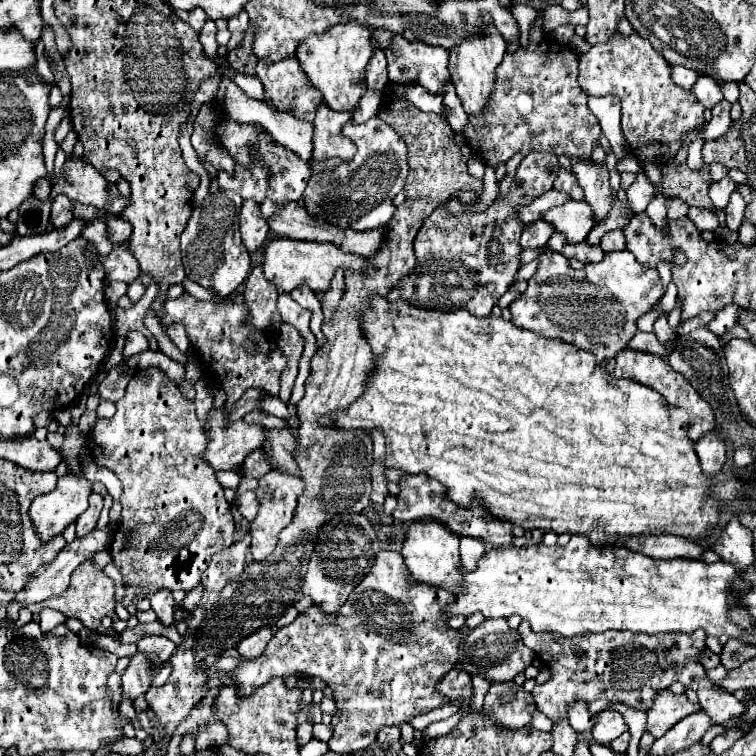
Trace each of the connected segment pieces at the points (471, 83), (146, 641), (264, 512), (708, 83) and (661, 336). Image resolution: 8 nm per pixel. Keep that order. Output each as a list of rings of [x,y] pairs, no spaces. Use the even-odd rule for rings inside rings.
[[[488,30],[488,34],[480,38],[468,38],[460,46],[456,46],[456,50],[450,50],[452,82],[468,116],[480,116],[484,110],[488,110],[490,94],[496,82],[496,66],[502,62],[504,54],[506,42],[504,38],[500,38],[500,34],[492,34],[492,30]]]
[[[150,634],[142,636],[136,646],[140,652],[146,652],[152,658],[152,662],[166,662],[178,650],[178,646],[170,638]]]
[[[272,470],[260,478],[260,484],[256,488],[256,496],[260,498],[260,510],[254,522],[250,524],[250,530],[252,530],[250,552],[256,562],[262,562],[264,556],[270,556],[270,552],[276,548],[278,532],[292,522],[294,510],[302,492],[304,492],[304,482],[300,478],[292,478],[290,474],[280,474],[278,470]]]
[[[700,76],[698,82],[692,86],[692,94],[706,108],[712,108],[714,104],[718,104],[722,100],[722,92],[720,92],[718,84],[712,78],[704,78],[704,76]]]
[[[662,314],[662,316],[658,316],[658,320],[654,322],[654,334],[658,336],[658,340],[660,342],[666,342],[668,338],[672,338],[672,330],[670,330],[670,326],[668,326],[668,314]]]

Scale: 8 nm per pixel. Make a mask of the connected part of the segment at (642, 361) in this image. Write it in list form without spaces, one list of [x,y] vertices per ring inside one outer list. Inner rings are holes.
[[[624,348],[616,354],[616,368],[614,368],[614,376],[622,376],[622,378],[630,378],[630,380],[636,380],[656,392],[660,392],[672,406],[678,406],[678,408],[684,408],[690,416],[688,420],[688,438],[690,440],[698,440],[702,438],[704,434],[712,432],[714,430],[714,418],[712,418],[712,408],[708,406],[708,402],[704,402],[696,390],[692,390],[690,382],[676,370],[672,370],[672,366],[668,364],[666,358],[660,358],[660,356],[654,356],[654,354],[648,354],[648,352],[640,352],[640,350],[630,350],[630,348]]]

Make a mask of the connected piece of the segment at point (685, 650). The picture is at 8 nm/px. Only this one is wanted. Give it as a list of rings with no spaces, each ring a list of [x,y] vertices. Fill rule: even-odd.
[[[614,630],[600,632],[600,634],[584,634],[584,636],[576,636],[576,638],[562,638],[548,632],[538,634],[539,640],[538,646],[536,646],[538,653],[536,654],[546,663],[552,674],[550,674],[550,680],[546,680],[544,684],[538,684],[532,690],[532,698],[534,698],[536,706],[540,708],[540,712],[544,712],[552,722],[566,720],[568,708],[576,702],[584,702],[590,714],[598,714],[600,710],[606,710],[616,702],[630,706],[634,710],[646,712],[648,706],[652,704],[654,694],[662,688],[668,688],[672,682],[682,682],[686,688],[692,688],[700,698],[700,706],[704,710],[708,710],[714,724],[734,726],[732,720],[746,712],[746,708],[740,700],[736,700],[724,688],[716,686],[706,676],[706,670],[700,664],[700,658],[704,652],[704,642],[706,642],[704,630],[698,630],[696,634],[690,634],[690,636],[684,636],[684,634],[650,636],[650,634],[632,634],[632,632],[614,632]]]

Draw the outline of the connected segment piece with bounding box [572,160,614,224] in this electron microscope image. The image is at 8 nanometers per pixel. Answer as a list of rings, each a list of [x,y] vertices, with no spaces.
[[[572,160],[572,172],[578,178],[578,184],[582,186],[584,194],[586,194],[586,202],[592,208],[594,214],[594,222],[602,222],[608,212],[612,210],[614,204],[614,196],[612,196],[612,188],[610,188],[610,176],[608,176],[608,168],[606,166],[596,166],[592,162],[580,162],[580,160]]]

